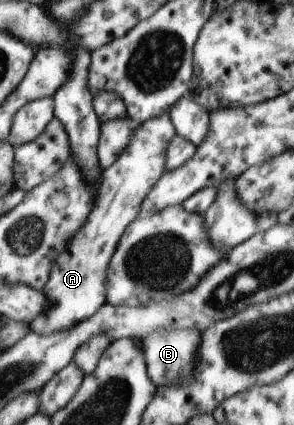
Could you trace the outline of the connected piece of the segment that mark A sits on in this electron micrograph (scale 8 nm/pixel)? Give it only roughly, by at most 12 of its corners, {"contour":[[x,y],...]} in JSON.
{"contour":[[169,111],[134,126],[98,201],[56,258],[40,335],[107,301],[120,235],[165,171]]}

